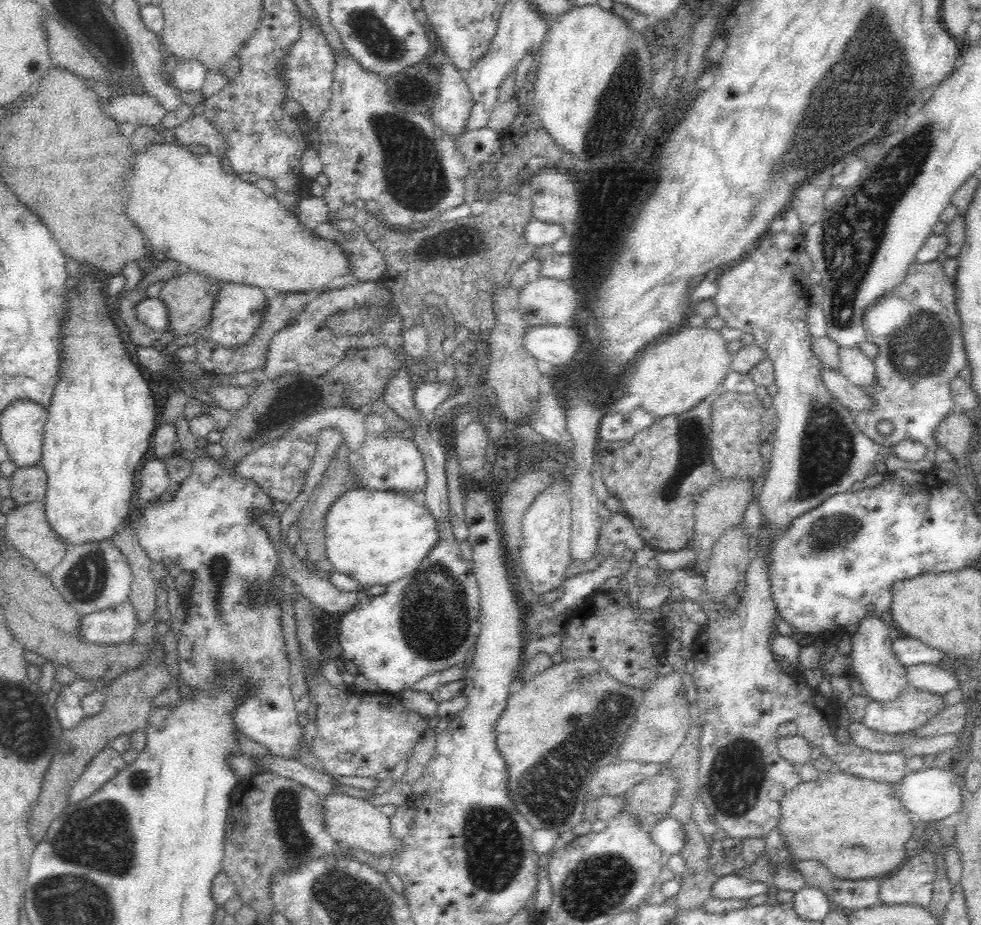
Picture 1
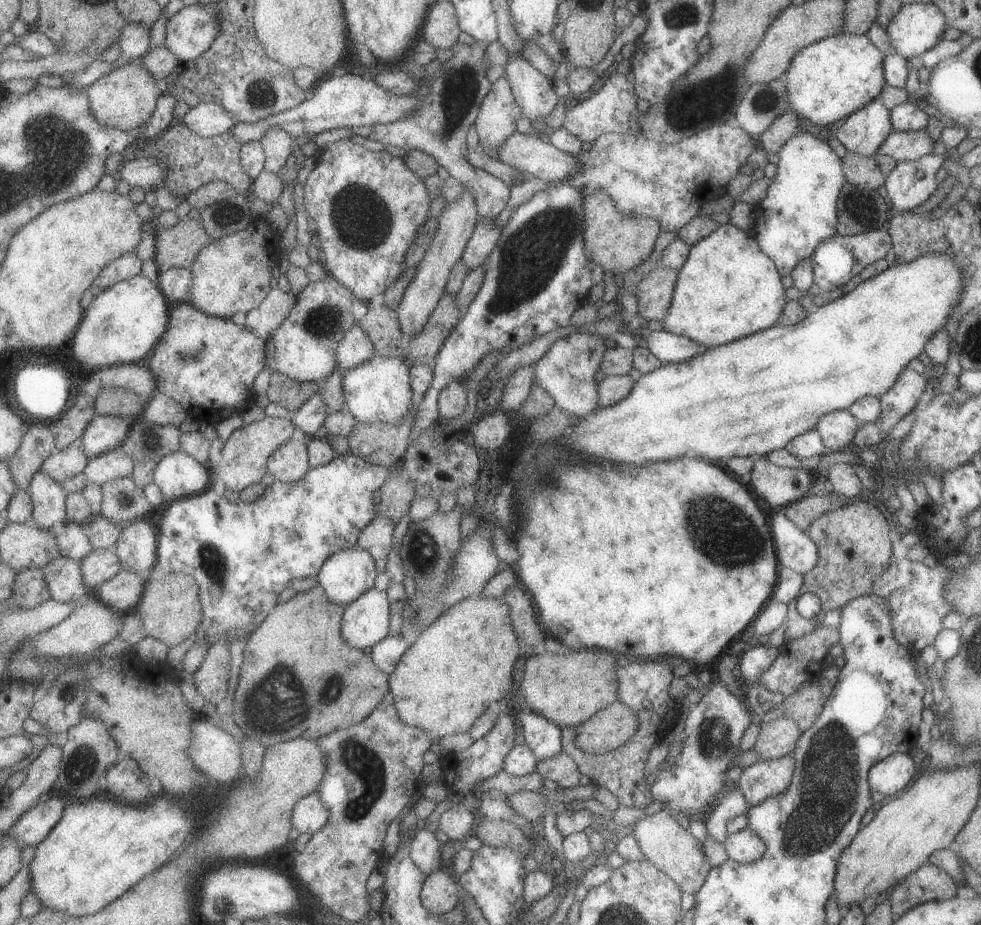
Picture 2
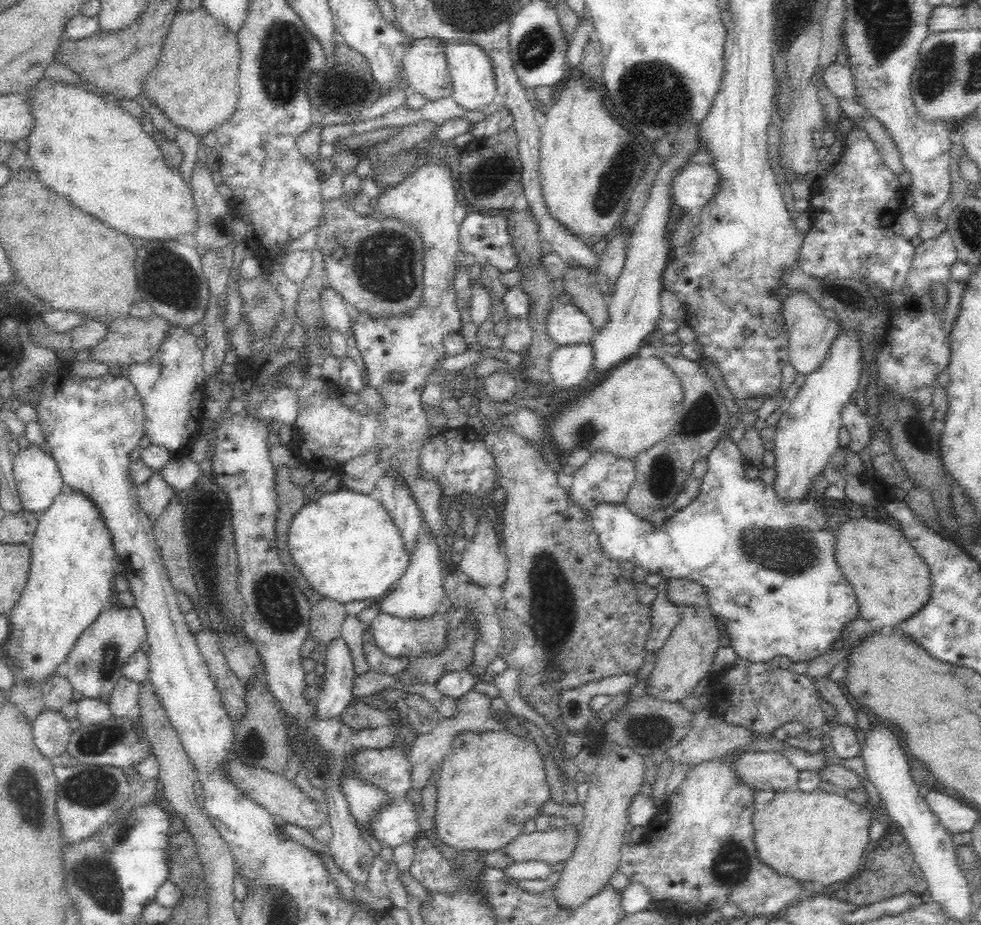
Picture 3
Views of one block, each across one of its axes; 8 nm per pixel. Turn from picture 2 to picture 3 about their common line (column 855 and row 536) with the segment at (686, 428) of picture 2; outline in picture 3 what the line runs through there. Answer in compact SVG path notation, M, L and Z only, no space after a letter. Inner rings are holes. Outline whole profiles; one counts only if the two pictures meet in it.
M336 490L316 496L305 504L289 522L288 553L301 575L323 599L342 604L354 600L377 601L409 565L408 555L389 512L369 494Z

